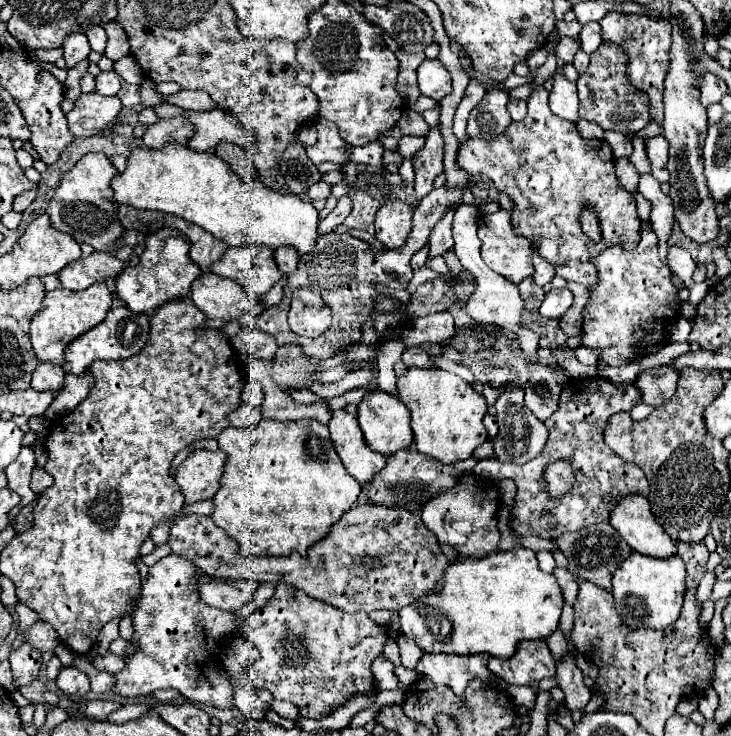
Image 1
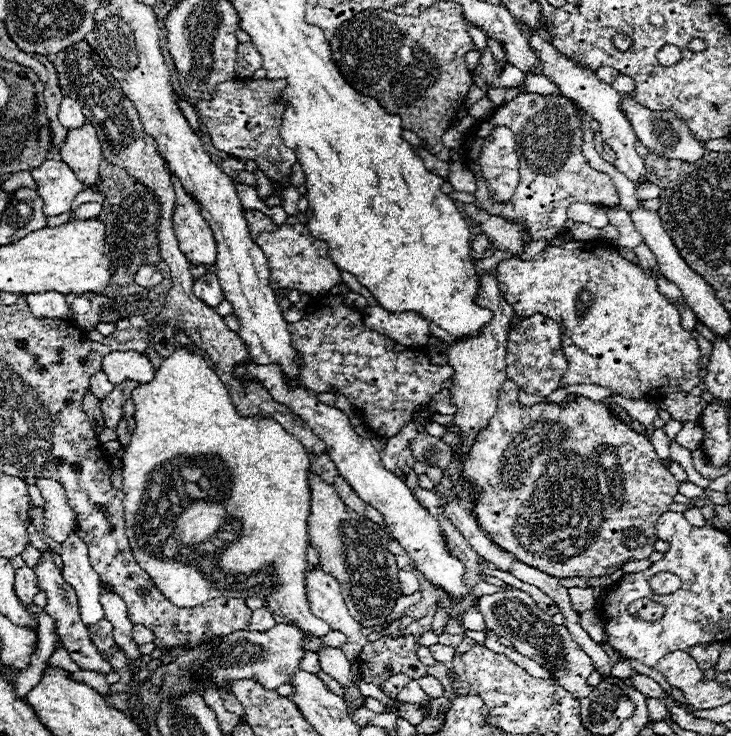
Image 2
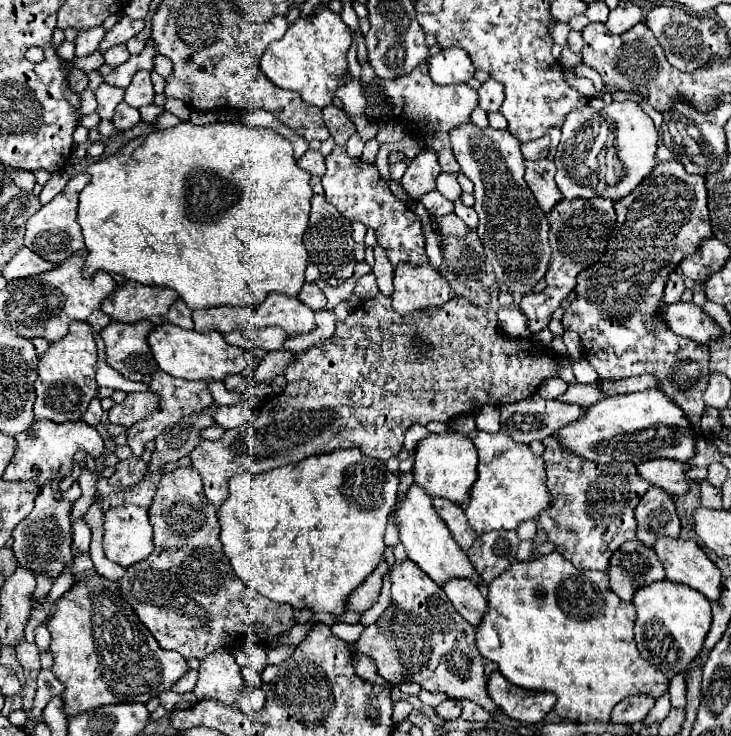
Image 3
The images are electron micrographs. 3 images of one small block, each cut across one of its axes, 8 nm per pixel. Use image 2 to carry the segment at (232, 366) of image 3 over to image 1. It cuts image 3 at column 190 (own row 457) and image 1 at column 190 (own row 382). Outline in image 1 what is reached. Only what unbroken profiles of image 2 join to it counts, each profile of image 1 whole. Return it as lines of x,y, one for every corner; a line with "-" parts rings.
160,230
146,238
146,250
140,256
138,266
128,266
116,278
116,294
126,302
126,308
134,314
150,314
166,302
186,298
192,282
200,276
200,268
188,260
188,240
176,230

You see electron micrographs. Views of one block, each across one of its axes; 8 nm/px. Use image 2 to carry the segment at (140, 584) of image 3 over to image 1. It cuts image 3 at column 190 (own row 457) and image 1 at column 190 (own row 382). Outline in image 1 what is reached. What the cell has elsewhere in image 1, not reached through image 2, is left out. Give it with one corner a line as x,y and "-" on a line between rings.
212,500
194,502
194,504
184,504
182,510
180,510
176,516
188,516
188,514
204,514
204,516
210,516
210,514
212,514

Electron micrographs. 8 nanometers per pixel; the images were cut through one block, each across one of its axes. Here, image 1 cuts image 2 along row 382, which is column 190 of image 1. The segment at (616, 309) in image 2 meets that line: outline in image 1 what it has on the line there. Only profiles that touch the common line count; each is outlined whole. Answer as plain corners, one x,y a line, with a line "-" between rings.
168,554
148,568
148,580
142,586
142,598
138,610
132,614
134,628
136,628
132,640
136,640
138,652
128,656
128,664
124,670
116,672
116,686
112,690
114,694
146,696
160,688
176,688
186,700
212,704
218,708
234,708
232,688
228,680
222,676
222,668
220,668
220,648
224,648
224,640
242,636
244,624
236,622
234,614
208,608
208,604
200,600
194,584
194,572
196,566
178,554

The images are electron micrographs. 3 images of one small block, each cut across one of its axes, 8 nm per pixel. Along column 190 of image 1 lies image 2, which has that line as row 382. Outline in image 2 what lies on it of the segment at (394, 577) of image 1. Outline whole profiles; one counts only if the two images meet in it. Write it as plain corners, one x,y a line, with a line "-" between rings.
534,314
530,318
524,318
514,330
508,334
508,354
506,354
506,372
512,382
518,384
522,392
534,394
534,396
550,396
554,390
560,388
562,376
566,374
568,360
562,354
560,348
560,326
558,322

